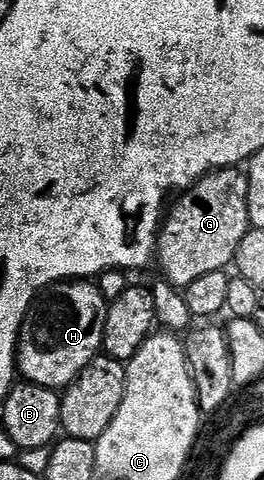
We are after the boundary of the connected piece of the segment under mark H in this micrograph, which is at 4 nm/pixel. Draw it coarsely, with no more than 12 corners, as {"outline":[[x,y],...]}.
{"outline":[[91,280],[50,287],[23,323],[18,373],[56,392],[100,357]]}

